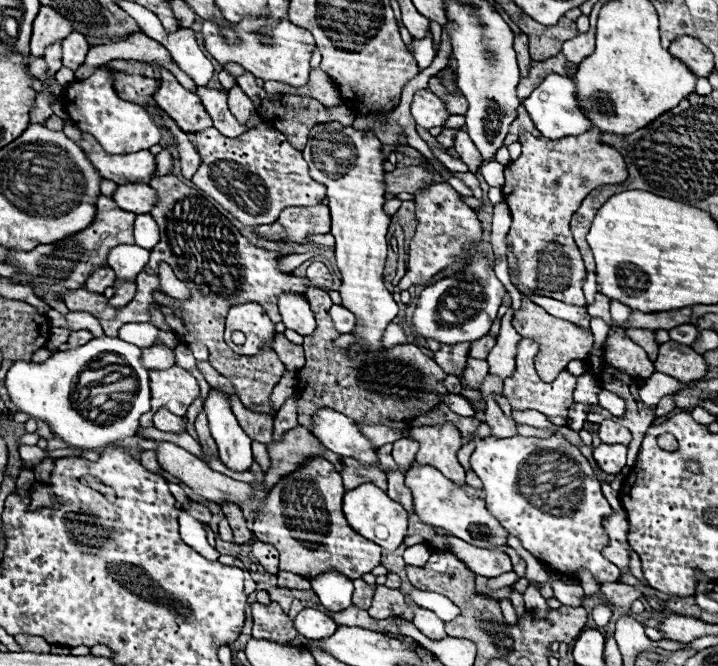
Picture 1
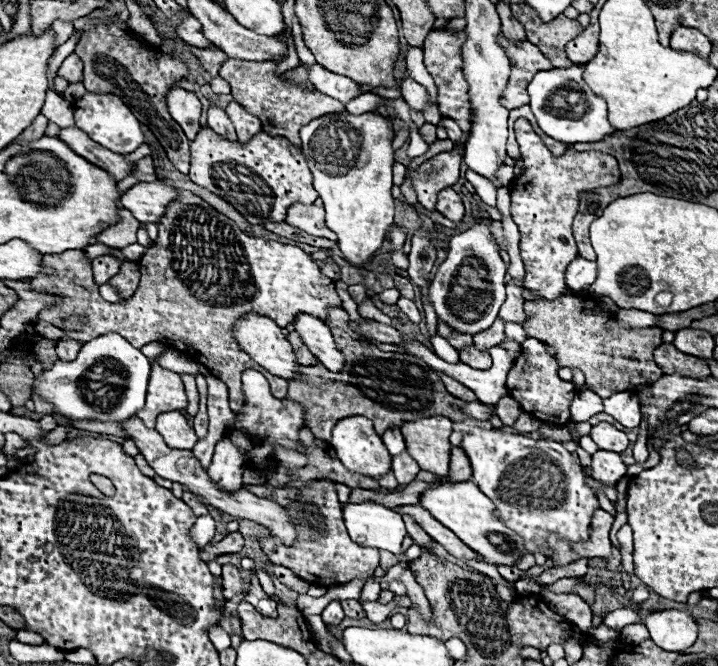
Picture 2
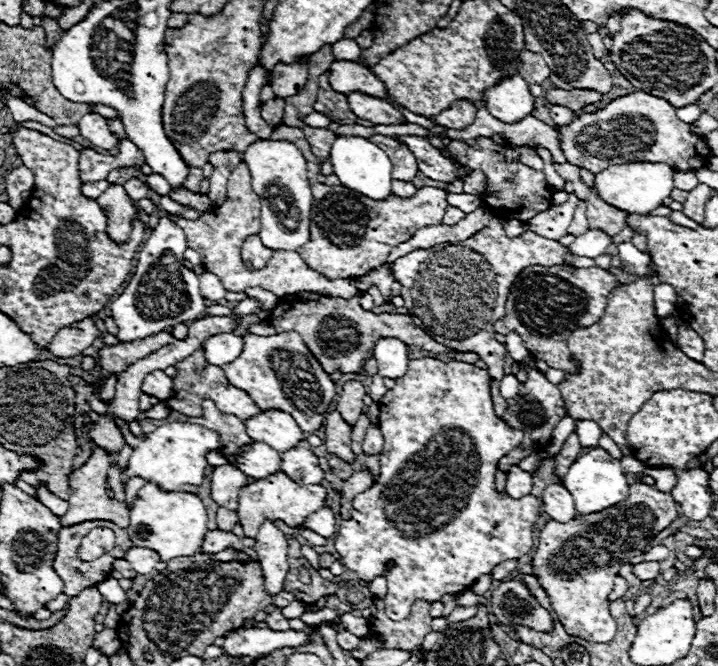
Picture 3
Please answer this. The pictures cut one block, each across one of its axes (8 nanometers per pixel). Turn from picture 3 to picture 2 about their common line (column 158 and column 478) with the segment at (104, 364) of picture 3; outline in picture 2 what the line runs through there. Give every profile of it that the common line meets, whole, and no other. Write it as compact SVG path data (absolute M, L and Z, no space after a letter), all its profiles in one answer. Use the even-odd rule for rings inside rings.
M496 320L488 330L480 332L480 334L474 334L474 346L480 348L480 350L486 350L486 348L492 348L492 346L498 346L504 342L504 320Z

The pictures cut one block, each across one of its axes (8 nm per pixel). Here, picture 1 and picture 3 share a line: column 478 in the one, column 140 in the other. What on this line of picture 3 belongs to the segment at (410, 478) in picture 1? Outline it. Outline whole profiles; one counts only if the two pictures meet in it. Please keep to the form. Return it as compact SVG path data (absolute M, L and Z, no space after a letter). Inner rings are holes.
M144 484L140 488L134 506L130 508L128 536L134 546L150 548L158 552L162 562L180 556L194 556L202 552L202 540L208 532L208 514L202 500L188 492L162 492L156 484Z

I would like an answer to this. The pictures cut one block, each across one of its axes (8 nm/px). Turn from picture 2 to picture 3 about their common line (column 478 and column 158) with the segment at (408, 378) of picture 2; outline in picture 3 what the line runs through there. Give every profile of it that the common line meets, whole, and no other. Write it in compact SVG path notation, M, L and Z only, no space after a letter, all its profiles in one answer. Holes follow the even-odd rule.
M212 400L204 402L204 414L202 416L184 416L180 412L170 412L168 418L164 420L138 420L138 424L142 426L144 434L150 434L152 430L156 430L158 426L164 426L168 422L196 422L200 426L208 426L210 430L216 430L220 434L220 452L224 456L232 456L236 454L244 444L252 442L250 436L246 434L246 424L230 414L222 414Z

